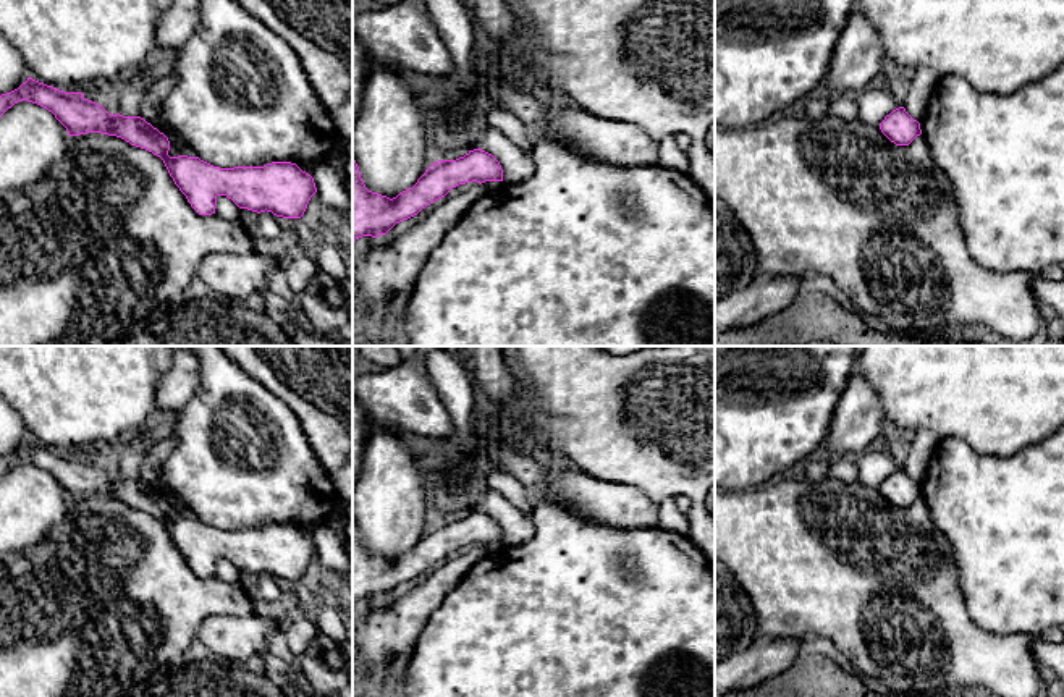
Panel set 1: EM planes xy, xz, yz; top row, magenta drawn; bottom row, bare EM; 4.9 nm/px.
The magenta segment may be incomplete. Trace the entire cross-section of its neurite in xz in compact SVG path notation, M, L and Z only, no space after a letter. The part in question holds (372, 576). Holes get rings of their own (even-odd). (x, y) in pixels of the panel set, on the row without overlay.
M482 511L456 522L432 526L417 545L390 561L365 550L353 519L353 606L362 598L386 597L396 585L417 577L453 550L466 545L503 543L500 524Z

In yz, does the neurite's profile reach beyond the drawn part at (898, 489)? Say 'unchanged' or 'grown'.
unchanged

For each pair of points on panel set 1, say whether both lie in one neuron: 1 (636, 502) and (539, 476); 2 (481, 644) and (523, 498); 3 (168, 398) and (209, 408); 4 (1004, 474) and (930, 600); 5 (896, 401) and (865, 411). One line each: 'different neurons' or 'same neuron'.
1: same neuron
2: different neurons
3: different neurons
4: different neurons
5: different neurons

